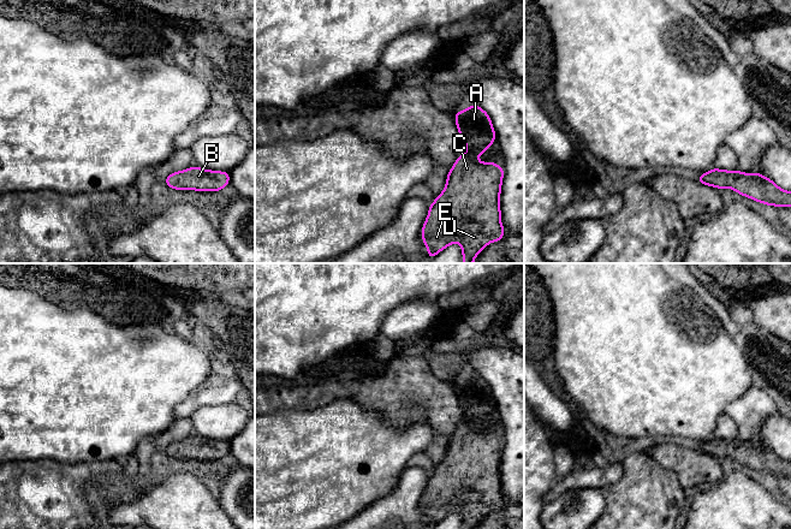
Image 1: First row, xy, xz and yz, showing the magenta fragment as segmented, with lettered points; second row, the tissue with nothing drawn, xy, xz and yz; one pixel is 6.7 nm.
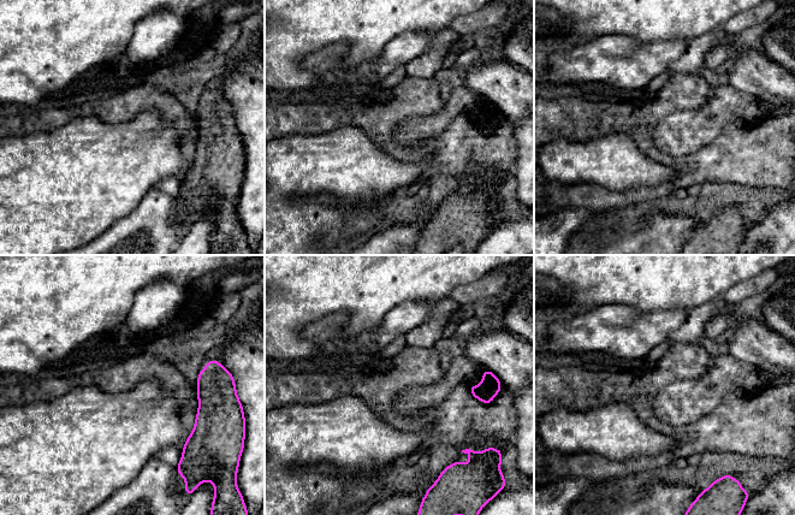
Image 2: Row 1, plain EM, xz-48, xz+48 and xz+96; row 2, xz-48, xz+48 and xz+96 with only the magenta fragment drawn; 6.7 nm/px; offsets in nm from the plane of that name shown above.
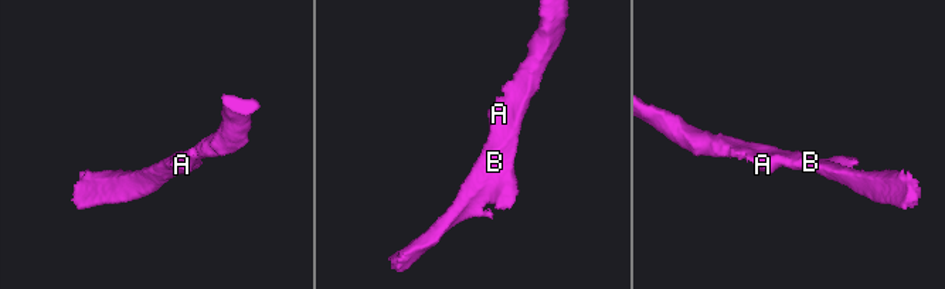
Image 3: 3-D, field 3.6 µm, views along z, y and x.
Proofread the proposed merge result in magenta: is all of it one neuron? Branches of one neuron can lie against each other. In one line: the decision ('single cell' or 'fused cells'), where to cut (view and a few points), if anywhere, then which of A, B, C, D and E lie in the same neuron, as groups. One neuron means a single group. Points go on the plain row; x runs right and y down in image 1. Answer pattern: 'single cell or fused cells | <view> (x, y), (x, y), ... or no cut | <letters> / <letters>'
single cell | no cut | A B C D E

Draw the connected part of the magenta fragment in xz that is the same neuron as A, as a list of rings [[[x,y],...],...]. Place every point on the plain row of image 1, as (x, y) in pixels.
[[[475,373],[462,381],[456,381],[454,390],[468,420],[456,429],[447,442],[446,456],[429,475],[422,495],[422,511],[428,519],[428,529],[456,511],[462,515],[463,529],[475,529],[488,513],[501,510],[506,501],[499,477],[504,436],[493,430],[477,430],[495,410],[492,390],[488,382]]]

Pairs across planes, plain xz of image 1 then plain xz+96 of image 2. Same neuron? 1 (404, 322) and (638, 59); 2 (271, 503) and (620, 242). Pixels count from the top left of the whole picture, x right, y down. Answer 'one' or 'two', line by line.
1: one
2: two

